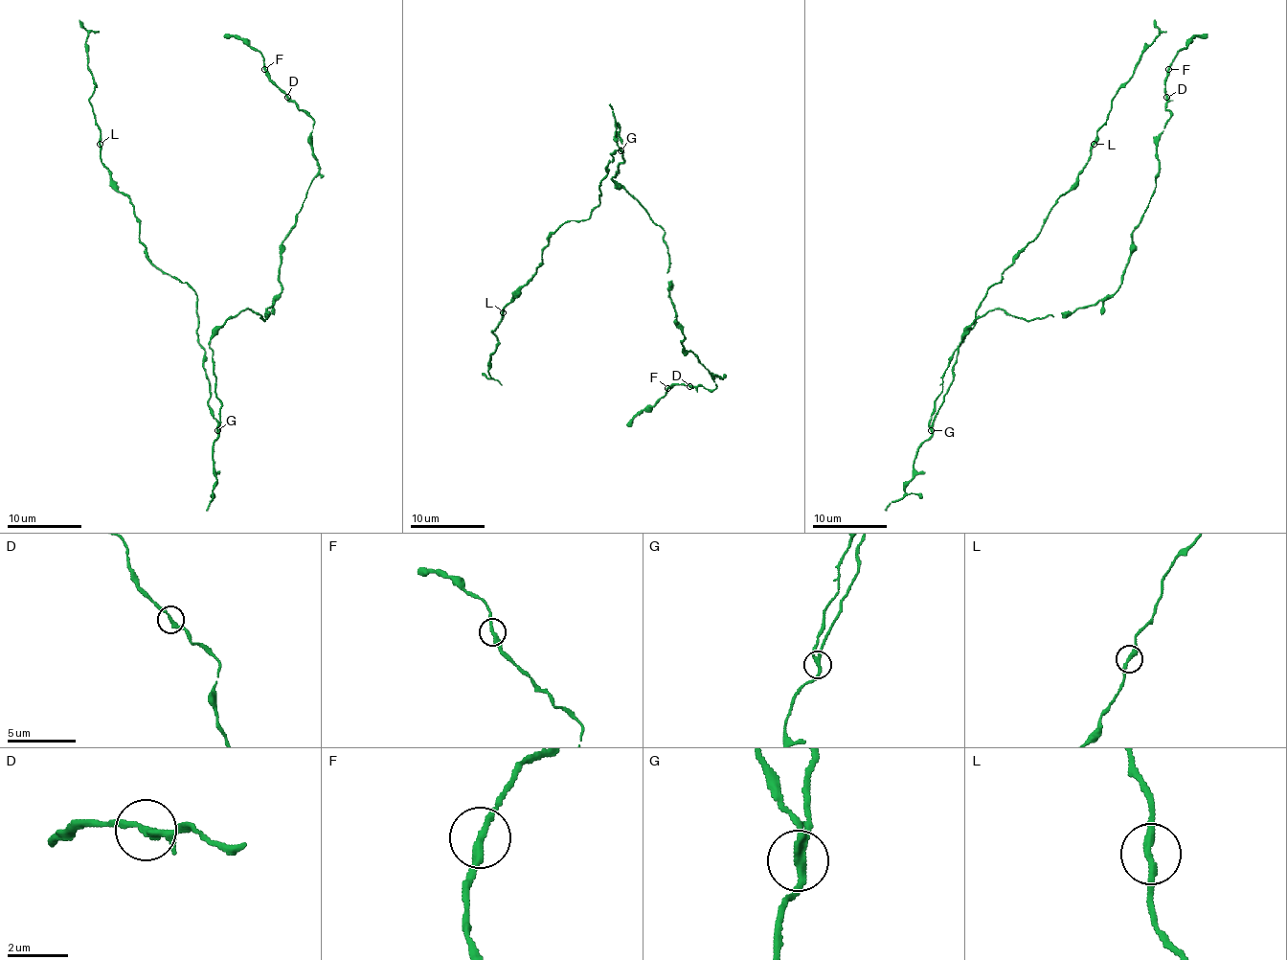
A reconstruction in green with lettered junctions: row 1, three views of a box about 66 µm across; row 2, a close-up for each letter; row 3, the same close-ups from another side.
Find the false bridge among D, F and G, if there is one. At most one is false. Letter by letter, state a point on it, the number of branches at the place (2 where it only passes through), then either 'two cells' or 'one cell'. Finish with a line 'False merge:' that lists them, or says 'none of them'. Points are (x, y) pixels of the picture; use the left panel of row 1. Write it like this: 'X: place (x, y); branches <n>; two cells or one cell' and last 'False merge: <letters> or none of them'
D: place (287, 97); branches 3; one cell
F: place (264, 69); branches 2; one cell
G: place (217, 430); branches 3; two cells
False merge: G

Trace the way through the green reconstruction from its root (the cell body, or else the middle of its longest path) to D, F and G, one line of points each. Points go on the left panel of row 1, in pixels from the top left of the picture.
D: (214, 376), (211, 336), (246, 308), (264, 320), (282, 291), (282, 241), (319, 170), (313, 122), (287, 97)
F: (214, 376), (211, 336), (246, 308), (264, 320), (282, 291), (282, 241), (319, 170), (313, 122), (264, 69)
G: (214, 376), (216, 395), (221, 404), (218, 430)

